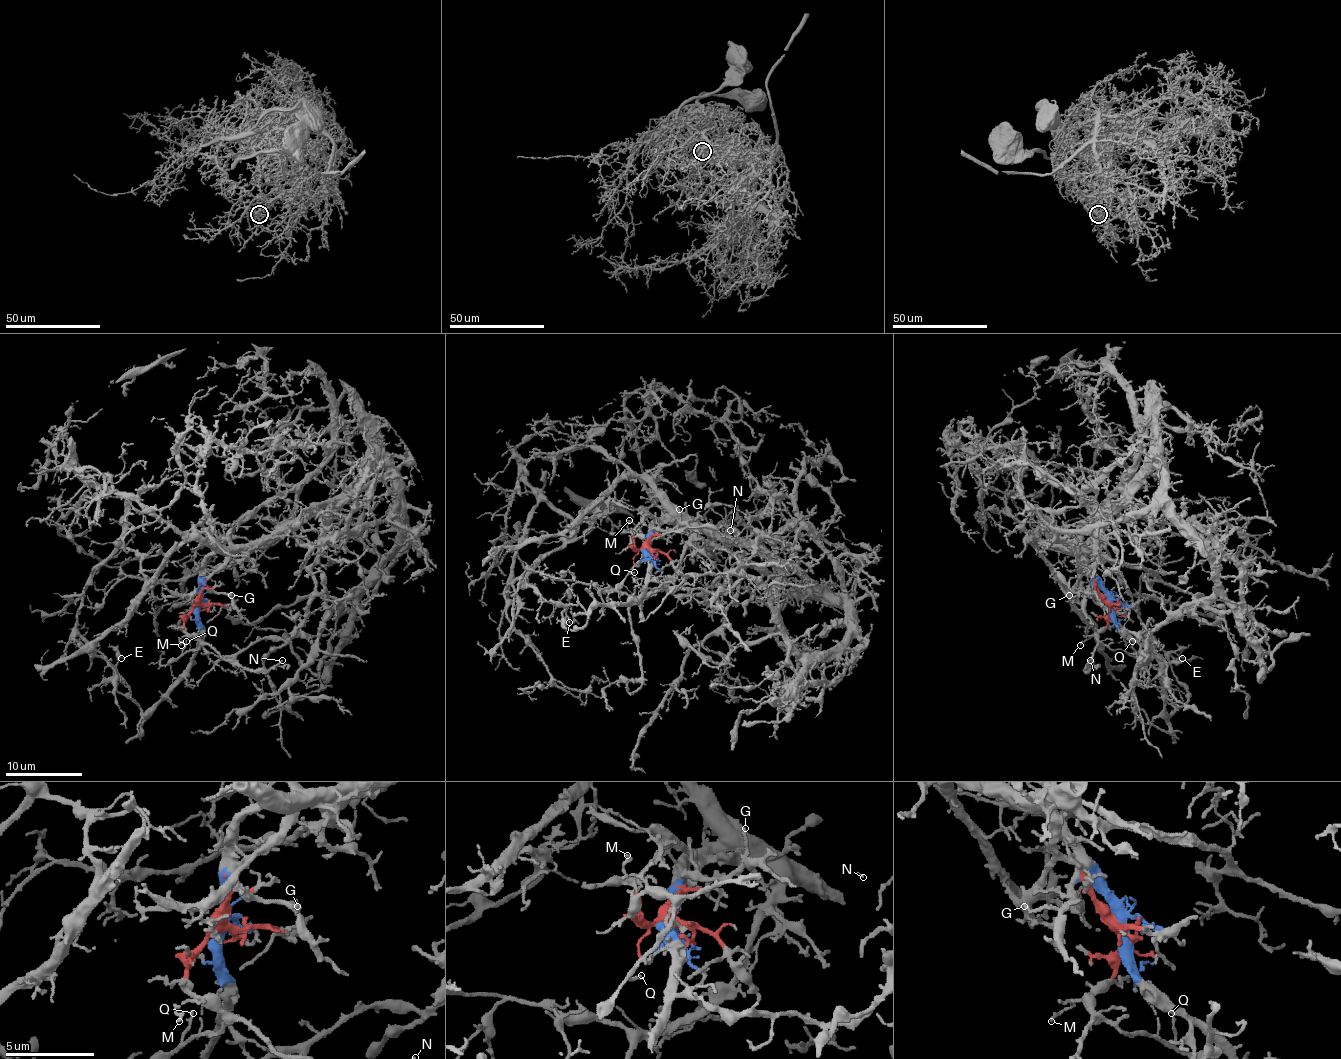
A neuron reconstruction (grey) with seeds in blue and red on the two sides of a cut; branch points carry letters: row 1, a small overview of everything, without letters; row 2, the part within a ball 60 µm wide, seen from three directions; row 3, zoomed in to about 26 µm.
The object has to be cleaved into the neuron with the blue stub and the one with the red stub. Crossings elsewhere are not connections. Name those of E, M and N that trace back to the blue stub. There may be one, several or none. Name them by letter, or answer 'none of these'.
E

